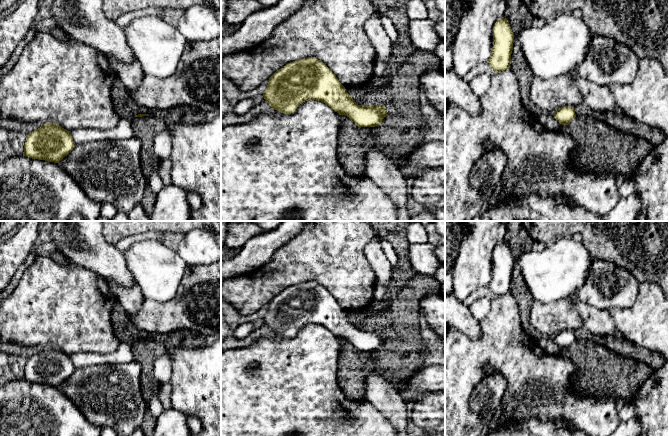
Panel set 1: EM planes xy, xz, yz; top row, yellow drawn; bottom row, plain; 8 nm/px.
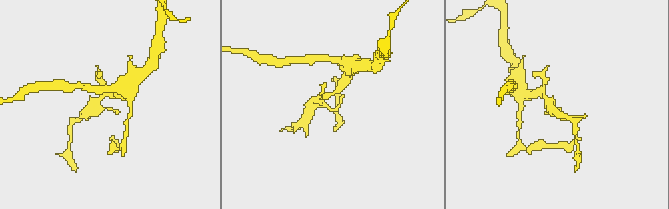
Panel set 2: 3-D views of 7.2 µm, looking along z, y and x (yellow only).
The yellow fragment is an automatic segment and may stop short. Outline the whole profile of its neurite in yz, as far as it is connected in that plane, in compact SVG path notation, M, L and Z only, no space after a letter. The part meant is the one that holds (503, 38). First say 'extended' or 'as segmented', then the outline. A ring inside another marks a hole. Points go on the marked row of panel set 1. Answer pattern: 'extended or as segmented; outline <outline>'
as segmented; outline M502 17L493 26L493 47L488 60L490 67L496 72L510 68L514 35L509 21Z

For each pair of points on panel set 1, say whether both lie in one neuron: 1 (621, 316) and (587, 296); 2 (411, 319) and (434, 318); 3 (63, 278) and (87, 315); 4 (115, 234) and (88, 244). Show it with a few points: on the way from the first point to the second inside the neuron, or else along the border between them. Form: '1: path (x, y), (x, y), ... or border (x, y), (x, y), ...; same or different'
1: border (633, 303), (628, 307), (610, 308), (607, 311); different
2: border (434, 293), (425, 296), (420, 301), (419, 307); different
3: path (63, 287), (63, 291), (78, 306); same
4: border (102, 231), (103, 237), (114, 245); different

